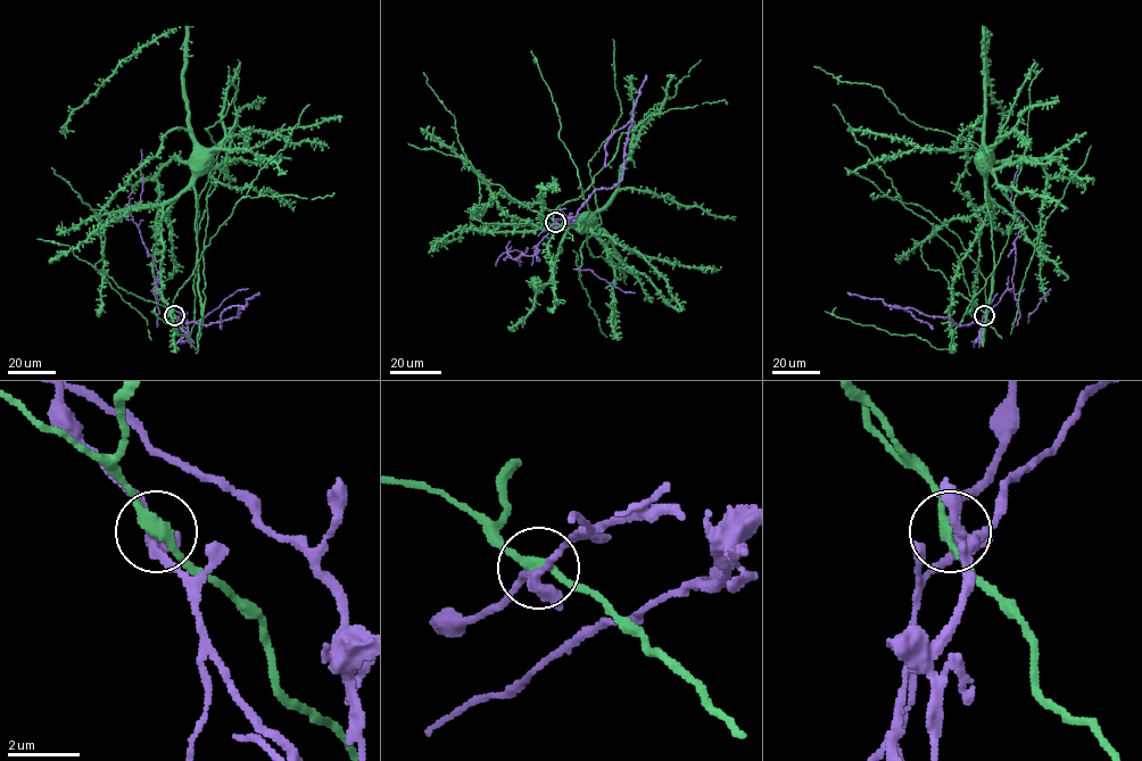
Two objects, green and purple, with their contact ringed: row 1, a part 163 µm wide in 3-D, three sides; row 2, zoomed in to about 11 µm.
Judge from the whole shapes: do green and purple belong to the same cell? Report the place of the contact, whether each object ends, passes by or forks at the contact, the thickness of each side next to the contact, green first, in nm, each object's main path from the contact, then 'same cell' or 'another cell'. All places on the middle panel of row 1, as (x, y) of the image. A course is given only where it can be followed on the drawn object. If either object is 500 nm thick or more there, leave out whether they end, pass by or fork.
place (555, 222); green passes by; purple passes by; calibres 320 and 380 nm; course green (555, 222), (555, 211), (584, 193), (621, 134), (655, 104), (619, 189), (586, 218); course purple (555, 222), (570, 220), (543, 238), (538, 254), (516, 261), (507, 254), (521, 251), (520, 265); another cell

